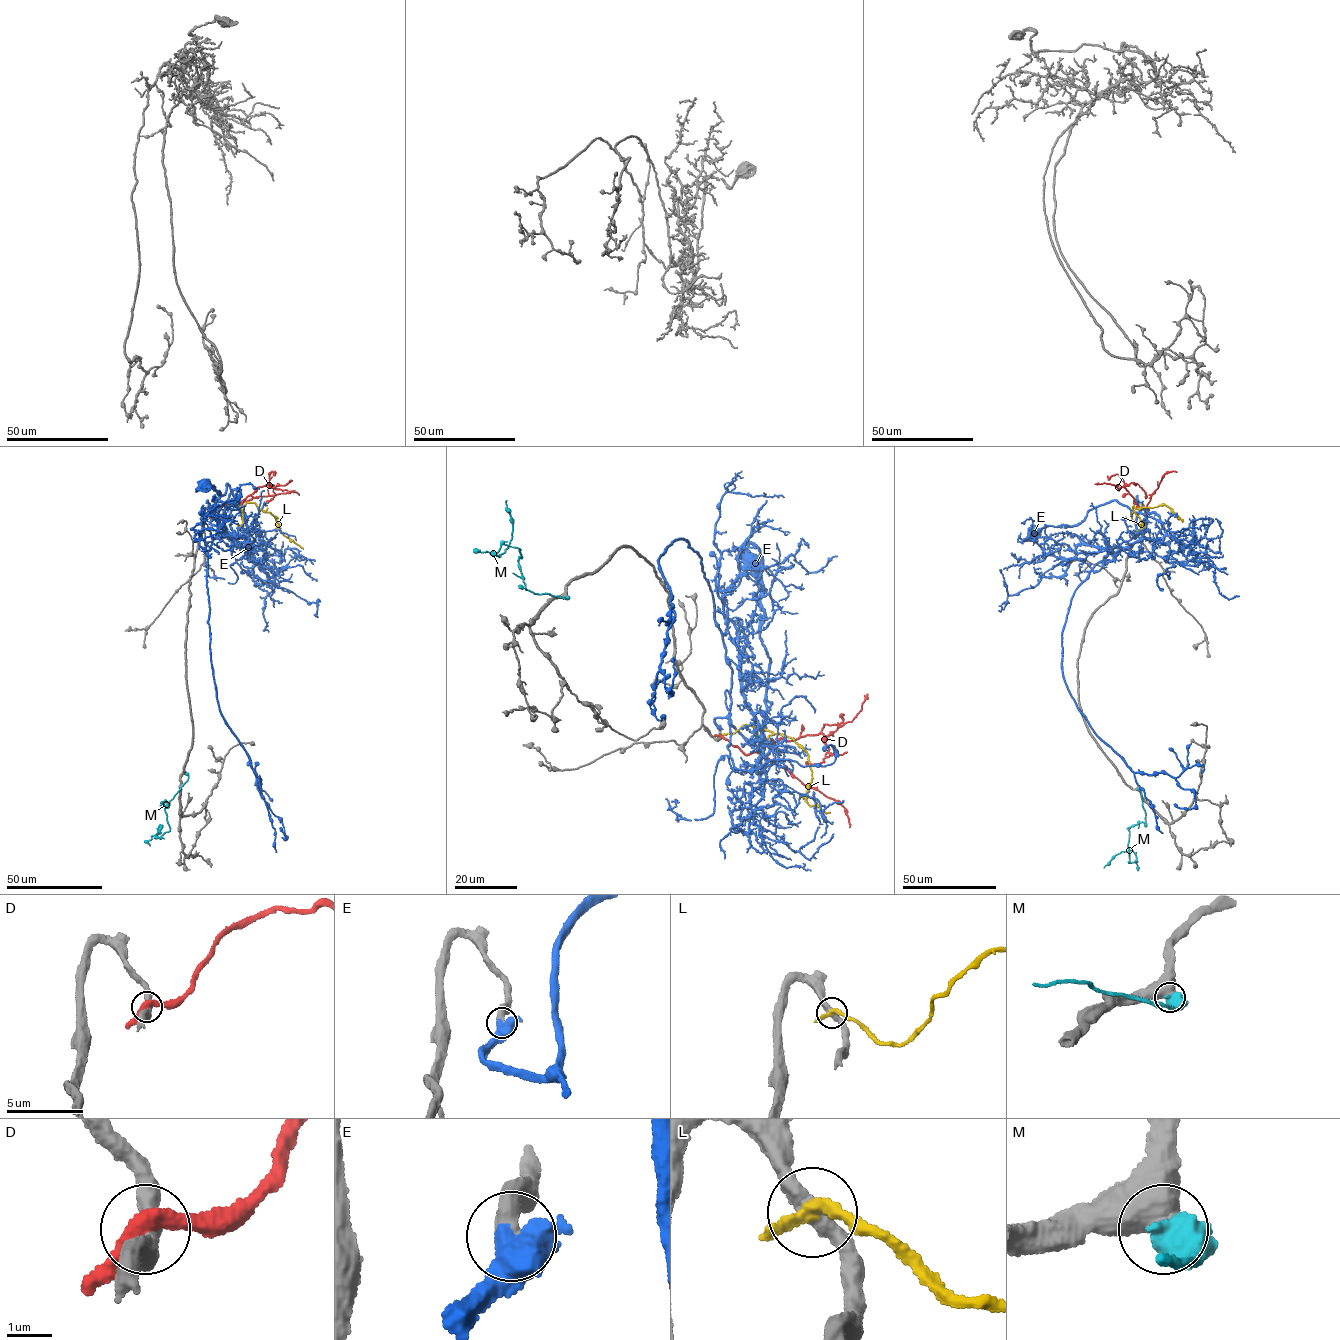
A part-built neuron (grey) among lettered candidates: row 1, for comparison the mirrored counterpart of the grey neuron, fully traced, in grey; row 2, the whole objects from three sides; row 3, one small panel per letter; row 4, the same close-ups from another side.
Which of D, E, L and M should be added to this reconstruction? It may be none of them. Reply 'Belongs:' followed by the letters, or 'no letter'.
Belongs: E

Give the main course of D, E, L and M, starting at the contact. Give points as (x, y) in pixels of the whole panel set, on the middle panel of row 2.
D: (719, 736), (745, 754), (761, 752), (782, 739), (795, 740), (817, 734), (825, 724), (851, 721), (867, 694)
E: (719, 728), (732, 671), (700, 557), (682, 537), (657, 559), (674, 613), (659, 668), (672, 694), (673, 657)
L: (719, 736), (733, 733), (746, 724), (761, 726), (793, 738), (808, 756), (811, 770), (805, 801), (829, 812)
M: (566, 597), (525, 588), (519, 548), (504, 544), (495, 554), (503, 553), (512, 536), (506, 500)

